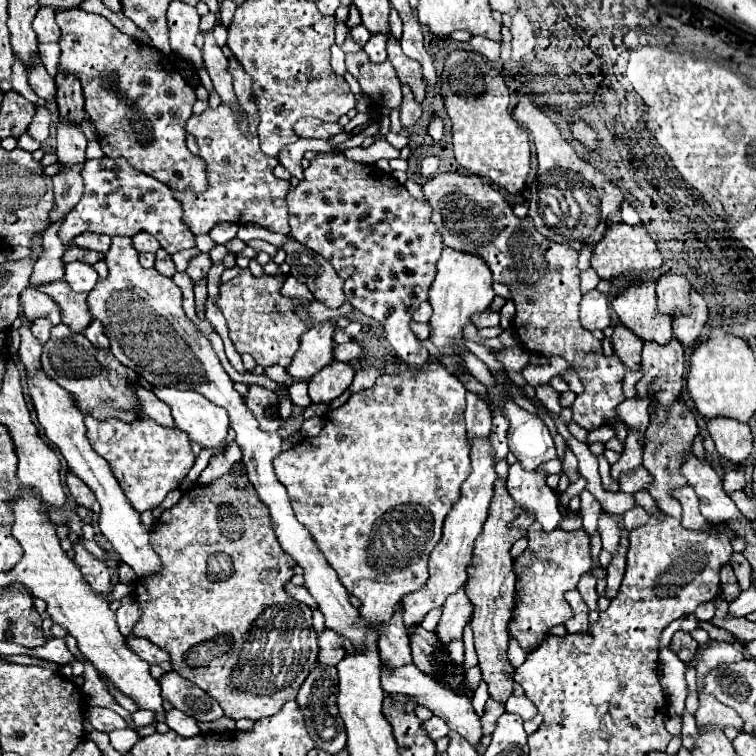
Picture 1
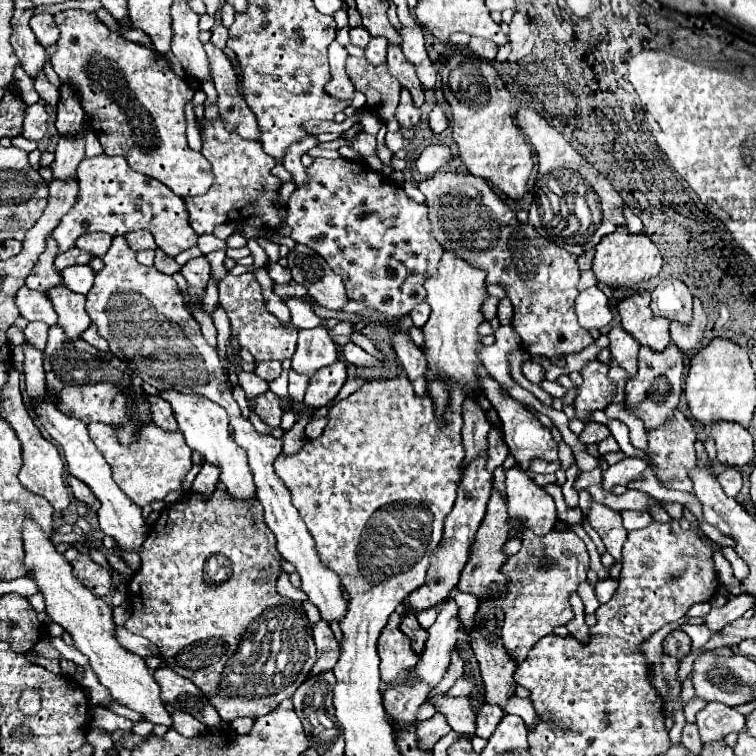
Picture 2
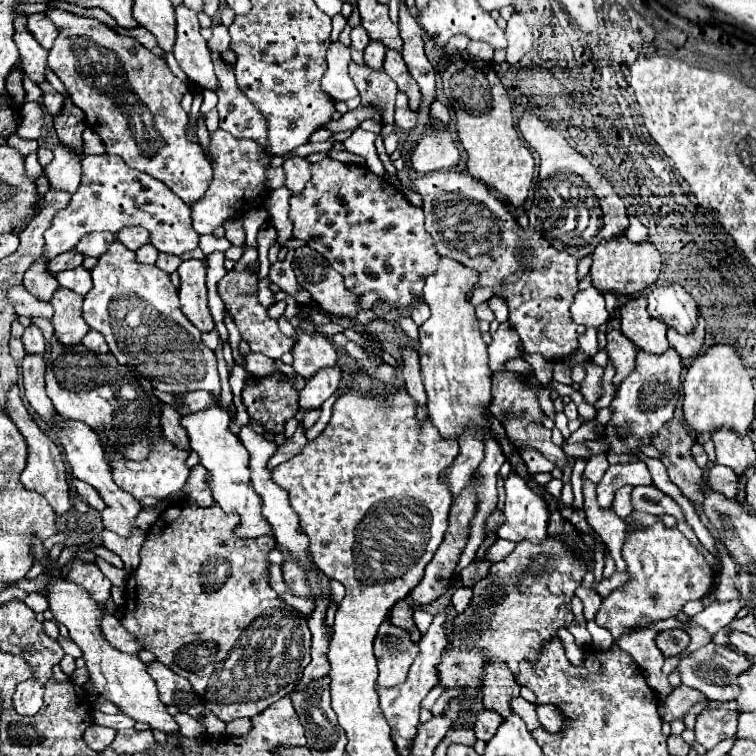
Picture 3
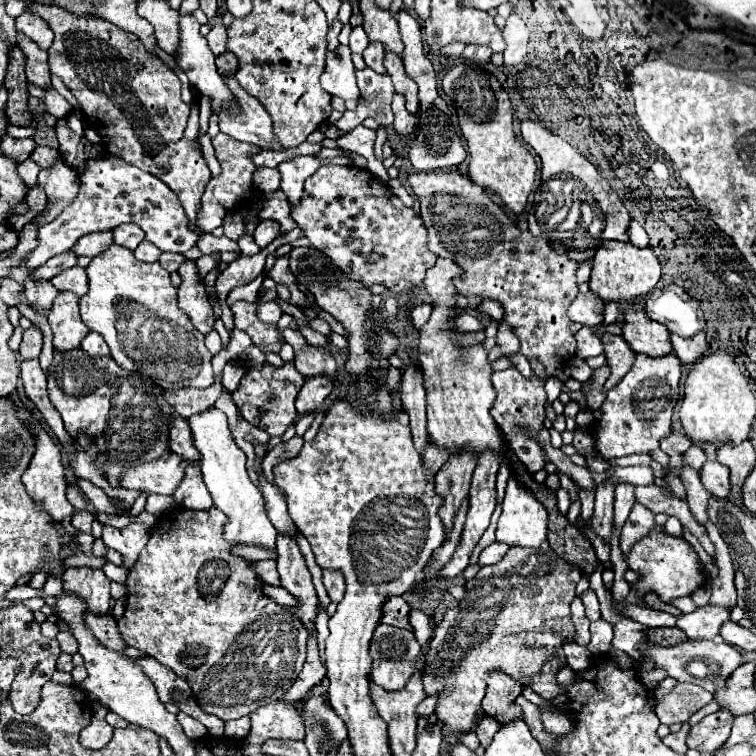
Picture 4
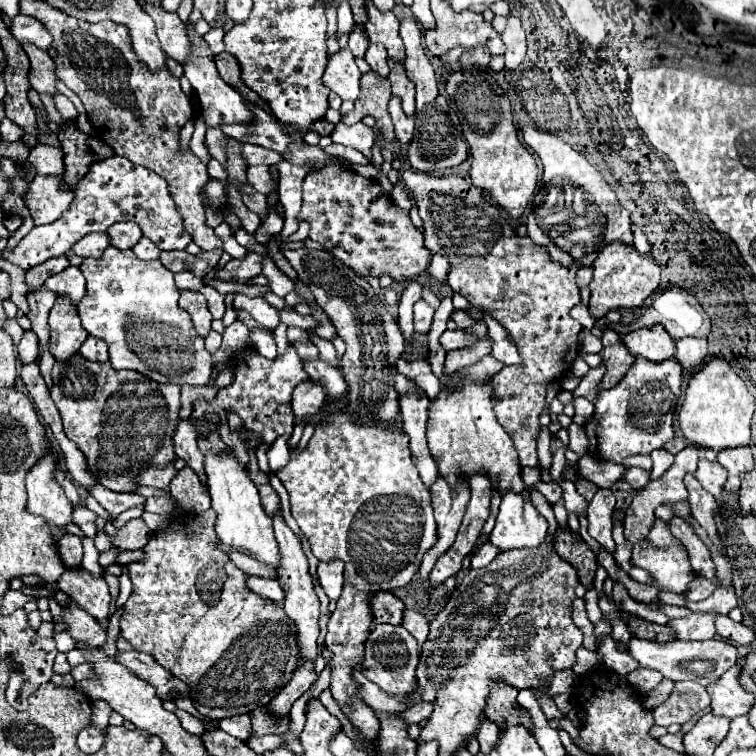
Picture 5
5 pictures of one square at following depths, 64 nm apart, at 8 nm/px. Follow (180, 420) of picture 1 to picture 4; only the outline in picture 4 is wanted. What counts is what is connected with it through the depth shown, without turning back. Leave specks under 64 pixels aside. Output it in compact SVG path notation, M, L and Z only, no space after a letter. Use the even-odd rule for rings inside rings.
M210 408L206 412L190 416L186 422L192 430L194 448L200 452L200 468L204 474L204 484L214 500L214 506L228 516L228 524L224 526L226 540L256 544L266 550L274 550L276 528L272 528L272 522L264 512L264 498L260 496L260 490L246 472L246 454L236 446L232 438L226 414L220 412L218 408Z

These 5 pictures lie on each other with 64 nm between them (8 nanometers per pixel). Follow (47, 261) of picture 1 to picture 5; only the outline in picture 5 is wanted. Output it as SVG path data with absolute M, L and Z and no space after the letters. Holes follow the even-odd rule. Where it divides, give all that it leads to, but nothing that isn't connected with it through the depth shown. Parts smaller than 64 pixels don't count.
M40 286L40 288L32 288L26 298L28 298L28 304L30 304L30 316L28 318L32 322L32 330L40 338L40 350L42 350L46 346L48 338L50 338L48 314L50 314L50 308L54 306L58 294L52 292L46 286Z

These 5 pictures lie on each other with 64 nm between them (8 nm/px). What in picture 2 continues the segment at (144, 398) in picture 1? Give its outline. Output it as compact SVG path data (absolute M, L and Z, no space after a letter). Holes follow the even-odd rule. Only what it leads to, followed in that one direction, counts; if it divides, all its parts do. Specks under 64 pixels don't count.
M148 396L150 402L150 410L152 410L152 420L164 428L164 430L176 430L178 424L172 416L172 408L168 408L168 402L162 400L160 396Z

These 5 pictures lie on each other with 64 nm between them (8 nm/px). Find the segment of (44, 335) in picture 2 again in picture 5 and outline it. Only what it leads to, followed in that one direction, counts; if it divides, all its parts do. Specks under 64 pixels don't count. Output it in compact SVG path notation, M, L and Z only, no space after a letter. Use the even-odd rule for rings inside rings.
M32 330L24 332L24 336L18 344L18 356L20 356L22 364L36 362L36 358L38 358L38 336Z

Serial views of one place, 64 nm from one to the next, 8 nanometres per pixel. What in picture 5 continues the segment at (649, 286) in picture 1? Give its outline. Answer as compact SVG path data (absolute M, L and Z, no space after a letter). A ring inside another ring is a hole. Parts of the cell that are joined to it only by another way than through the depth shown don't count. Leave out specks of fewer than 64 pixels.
M660 324L628 332L624 336L624 344L634 356L644 356L652 362L660 362L674 356L674 340Z

